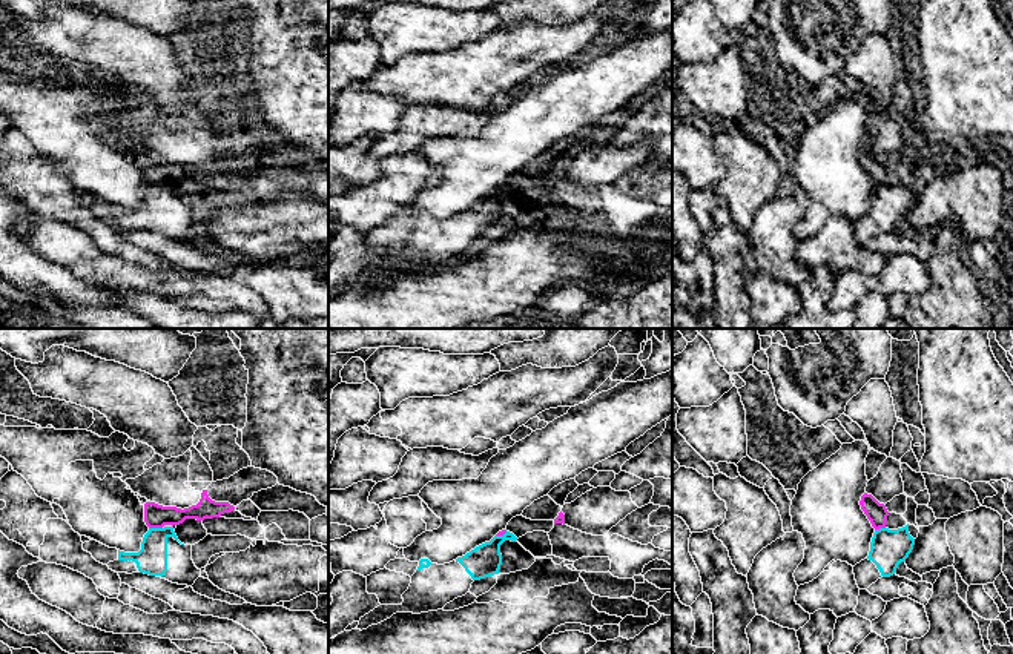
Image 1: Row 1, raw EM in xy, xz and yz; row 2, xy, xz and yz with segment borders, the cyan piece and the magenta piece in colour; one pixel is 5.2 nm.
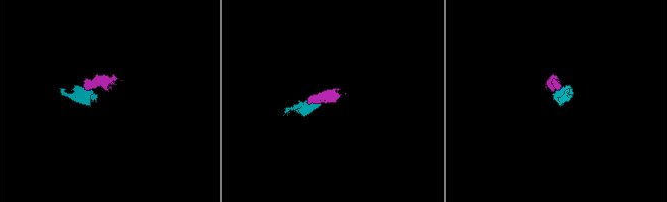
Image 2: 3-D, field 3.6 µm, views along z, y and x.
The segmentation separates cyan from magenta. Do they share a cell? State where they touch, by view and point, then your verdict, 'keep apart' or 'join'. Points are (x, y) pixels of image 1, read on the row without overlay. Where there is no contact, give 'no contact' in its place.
meets cyan in xy at (155, 184); keep apart

